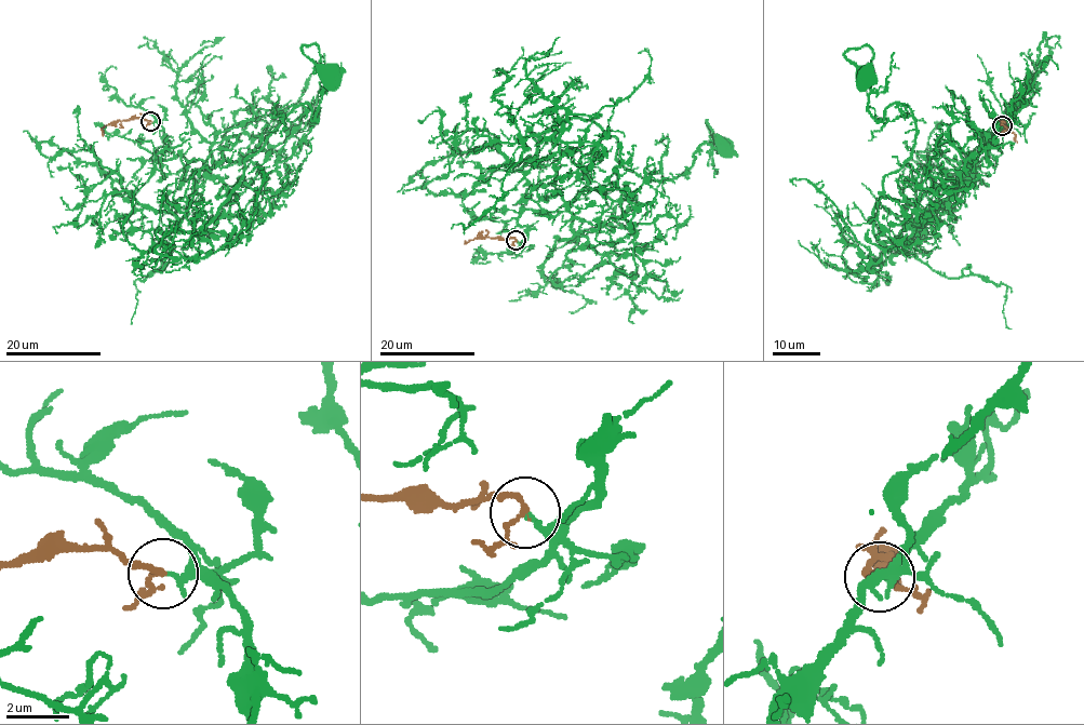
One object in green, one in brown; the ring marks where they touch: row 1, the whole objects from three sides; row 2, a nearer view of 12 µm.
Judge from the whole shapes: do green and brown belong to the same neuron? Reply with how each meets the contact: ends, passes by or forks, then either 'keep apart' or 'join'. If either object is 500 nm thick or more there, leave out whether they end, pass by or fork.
green ends there; brown passes by; join

